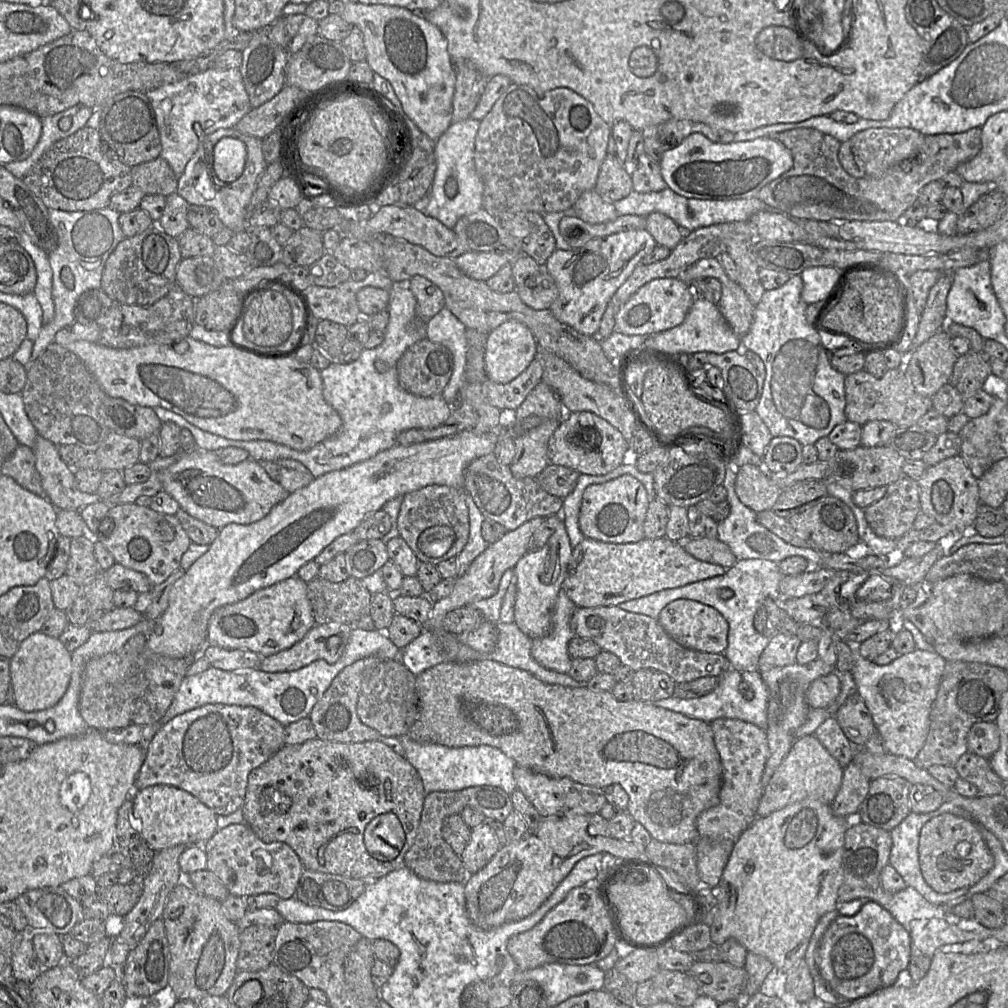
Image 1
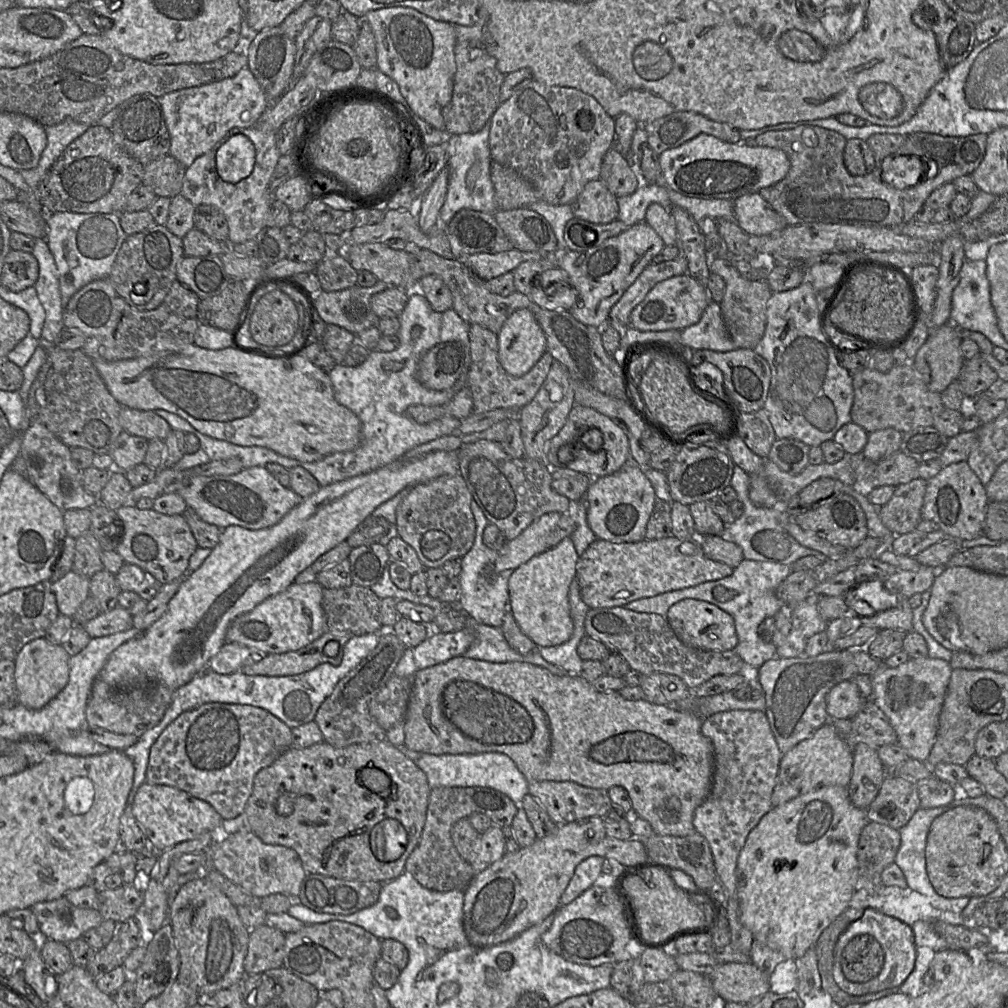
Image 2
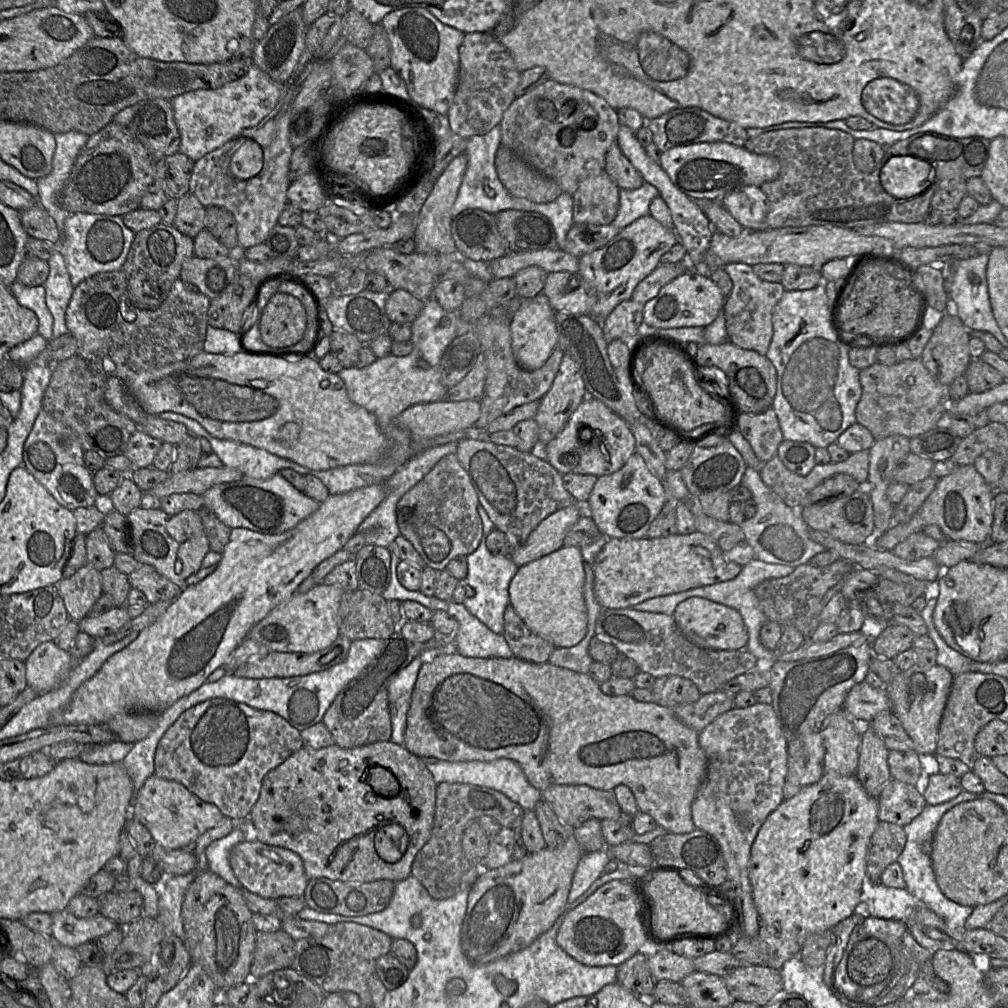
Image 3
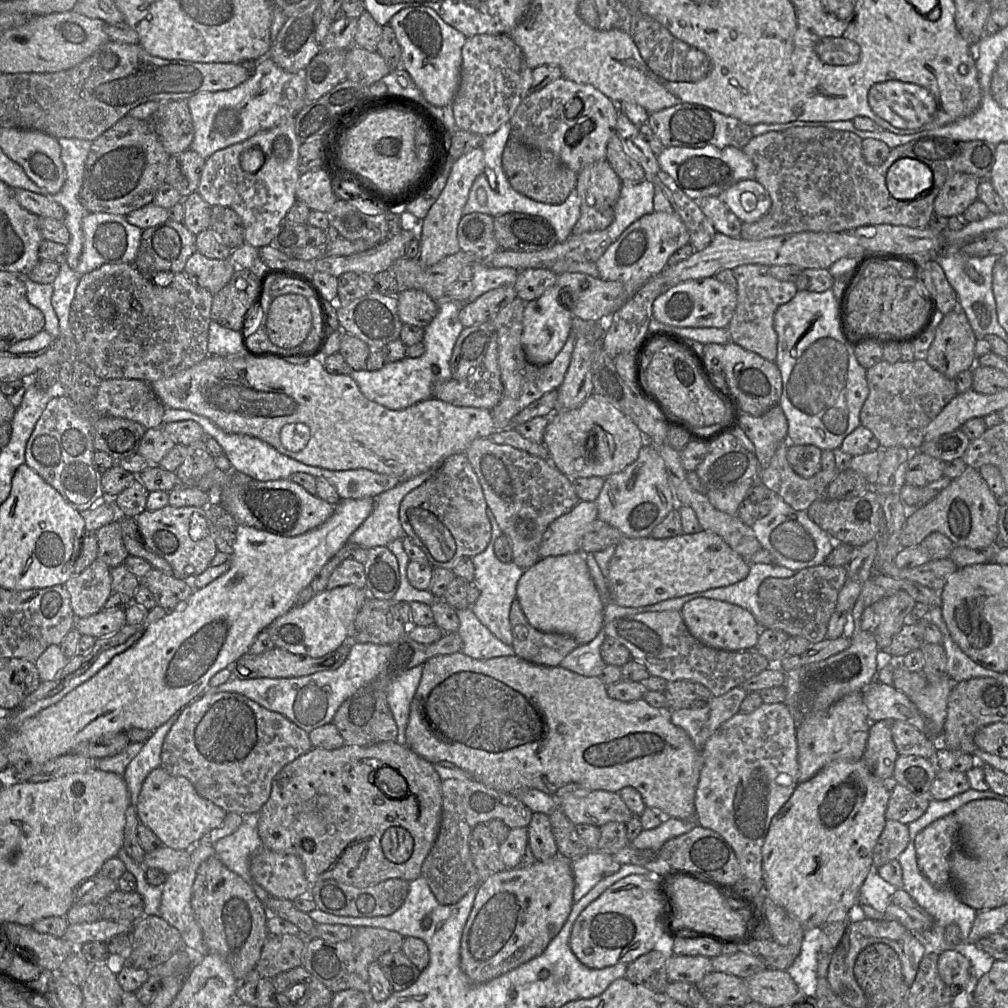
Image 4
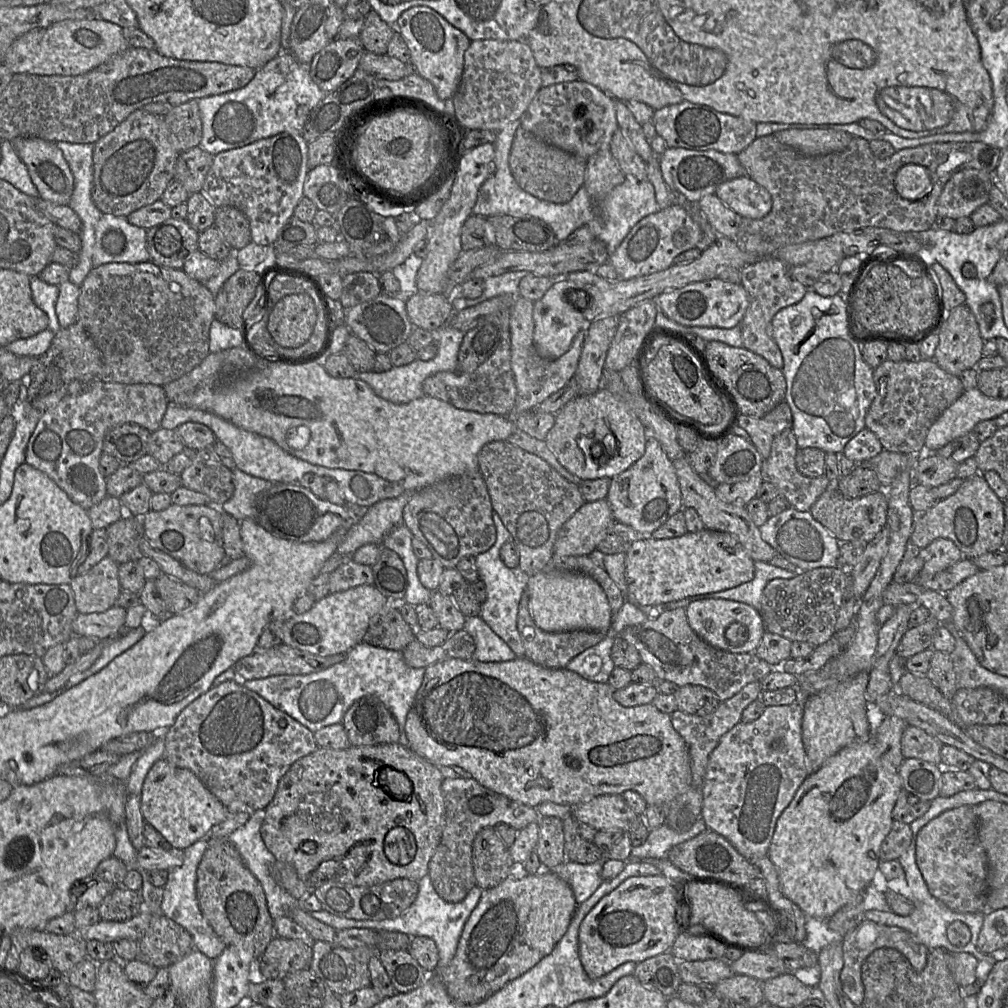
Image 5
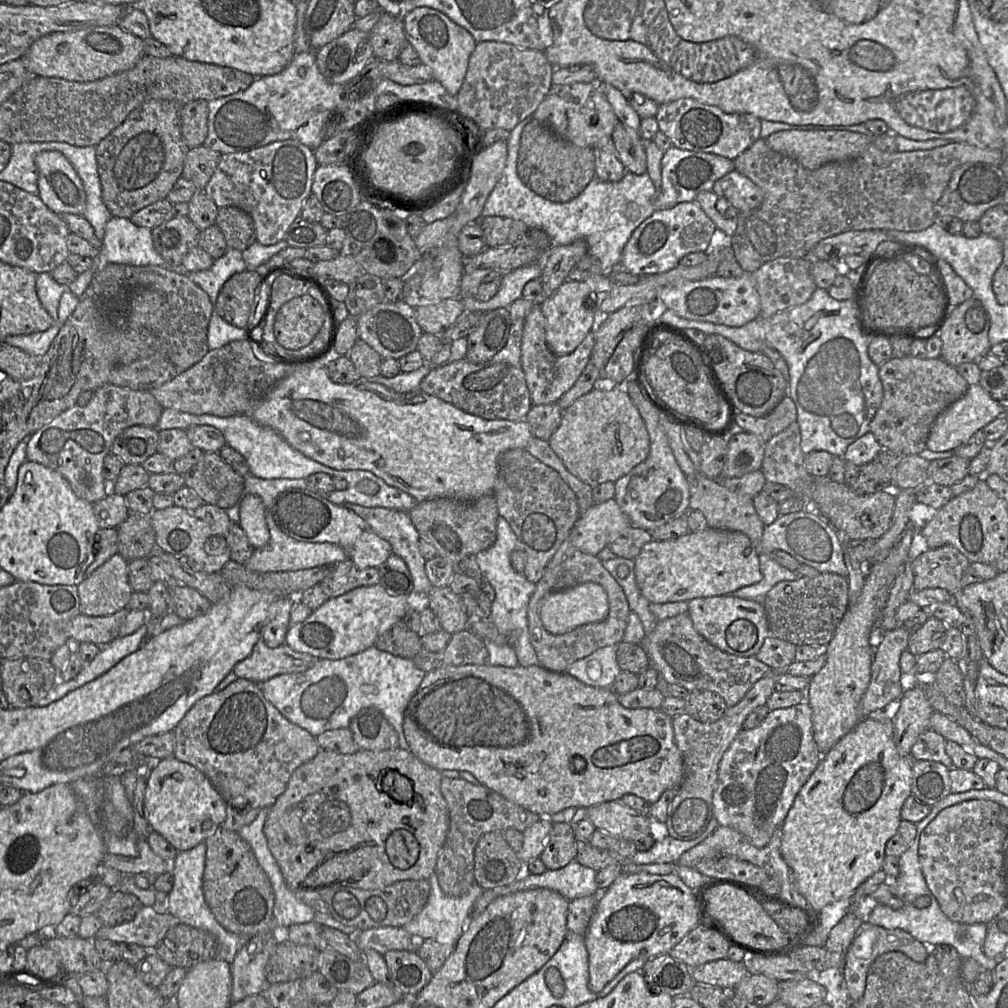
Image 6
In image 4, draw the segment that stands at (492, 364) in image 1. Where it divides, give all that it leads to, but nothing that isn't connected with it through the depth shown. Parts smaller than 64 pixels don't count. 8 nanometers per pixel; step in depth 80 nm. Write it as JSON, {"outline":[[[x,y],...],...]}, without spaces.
{"outline":[[[559,286],[548,288],[539,298],[527,302],[523,313],[521,343],[528,362],[536,365],[550,363],[563,348],[572,332],[575,317],[570,309],[560,303],[562,292]]]}

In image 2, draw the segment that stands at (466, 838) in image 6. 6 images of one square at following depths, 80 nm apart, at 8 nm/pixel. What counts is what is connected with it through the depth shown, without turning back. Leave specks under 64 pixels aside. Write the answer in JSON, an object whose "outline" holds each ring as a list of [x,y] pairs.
{"outline":[[[436,787],[429,795],[425,824],[405,870],[423,887],[438,892],[465,890],[477,872],[458,853],[451,837],[452,826],[473,813],[486,815],[493,826],[511,826],[518,808],[504,793],[489,787]]]}

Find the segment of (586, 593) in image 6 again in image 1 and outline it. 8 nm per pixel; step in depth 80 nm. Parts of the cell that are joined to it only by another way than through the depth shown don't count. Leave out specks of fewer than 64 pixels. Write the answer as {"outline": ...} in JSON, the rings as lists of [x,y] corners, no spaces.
{"outline":[[[561,517],[547,542],[540,548],[529,550],[513,567],[516,583],[513,622],[531,639],[542,637],[551,629],[553,608],[567,574],[572,549]]]}

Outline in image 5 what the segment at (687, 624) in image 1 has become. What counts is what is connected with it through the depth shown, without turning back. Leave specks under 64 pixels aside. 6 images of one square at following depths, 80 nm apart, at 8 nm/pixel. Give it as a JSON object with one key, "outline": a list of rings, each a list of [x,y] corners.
{"outline":[[[708,598],[690,601],[685,608],[690,627],[706,643],[731,653],[754,652],[766,631],[762,617],[752,606],[733,600]]]}

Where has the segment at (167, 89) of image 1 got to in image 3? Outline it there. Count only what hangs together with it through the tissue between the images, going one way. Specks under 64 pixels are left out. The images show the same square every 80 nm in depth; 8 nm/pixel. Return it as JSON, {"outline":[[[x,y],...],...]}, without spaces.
{"outline":[[[253,64],[244,76],[220,88],[197,89],[174,97],[170,101],[181,138],[179,152],[196,162],[206,154],[223,146],[227,141],[238,138],[244,129],[259,126],[270,117],[276,108],[284,87],[285,85],[273,81],[267,73]]]}

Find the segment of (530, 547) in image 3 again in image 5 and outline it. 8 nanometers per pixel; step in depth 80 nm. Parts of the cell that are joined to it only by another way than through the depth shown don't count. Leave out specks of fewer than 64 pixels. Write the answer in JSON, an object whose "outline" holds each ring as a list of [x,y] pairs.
{"outline":[[[606,499],[583,505],[563,524],[553,546],[555,555],[588,555],[616,522]]]}

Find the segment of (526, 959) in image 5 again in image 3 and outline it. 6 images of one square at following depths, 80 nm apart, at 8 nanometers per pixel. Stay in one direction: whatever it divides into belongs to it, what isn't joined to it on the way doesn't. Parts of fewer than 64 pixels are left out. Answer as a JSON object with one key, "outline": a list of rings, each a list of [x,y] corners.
{"outline":[[[575,836],[561,847],[544,848],[519,860],[481,870],[469,890],[461,928],[461,949],[474,965],[482,966],[531,945],[562,914],[578,862],[585,854]]]}

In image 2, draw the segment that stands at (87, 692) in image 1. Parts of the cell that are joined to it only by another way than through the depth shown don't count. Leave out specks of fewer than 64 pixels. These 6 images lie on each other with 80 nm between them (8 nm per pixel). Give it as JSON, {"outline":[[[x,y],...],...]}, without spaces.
{"outline":[[[96,678],[85,710],[86,720],[90,727],[140,737],[162,720],[174,691],[161,683],[116,688]]]}

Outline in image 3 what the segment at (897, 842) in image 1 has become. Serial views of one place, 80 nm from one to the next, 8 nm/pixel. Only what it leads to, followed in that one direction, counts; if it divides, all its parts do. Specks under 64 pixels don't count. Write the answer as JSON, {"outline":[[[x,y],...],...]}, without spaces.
{"outline":[[[955,798],[937,805],[926,805],[923,811],[910,823],[903,826],[907,841],[897,863],[902,868],[906,889],[925,907],[943,918],[946,927],[950,930],[966,929],[965,923],[972,913],[973,907],[963,906],[948,899],[939,889],[932,870],[930,851],[934,832],[942,816],[954,806],[962,803]]]}

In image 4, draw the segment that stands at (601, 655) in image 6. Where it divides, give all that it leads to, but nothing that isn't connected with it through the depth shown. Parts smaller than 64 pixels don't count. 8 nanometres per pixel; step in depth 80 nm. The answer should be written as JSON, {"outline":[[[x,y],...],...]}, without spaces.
{"outline":[[[601,629],[593,640],[567,654],[559,666],[584,676],[599,676],[606,665],[600,655],[600,646],[605,638],[606,634]]]}

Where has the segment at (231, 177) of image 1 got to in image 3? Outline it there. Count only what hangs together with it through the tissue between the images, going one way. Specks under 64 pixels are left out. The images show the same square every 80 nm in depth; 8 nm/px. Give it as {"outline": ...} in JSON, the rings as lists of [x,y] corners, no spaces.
{"outline":[[[246,138],[231,156],[231,174],[239,179],[250,179],[258,174],[262,167],[262,148],[254,140]]]}

